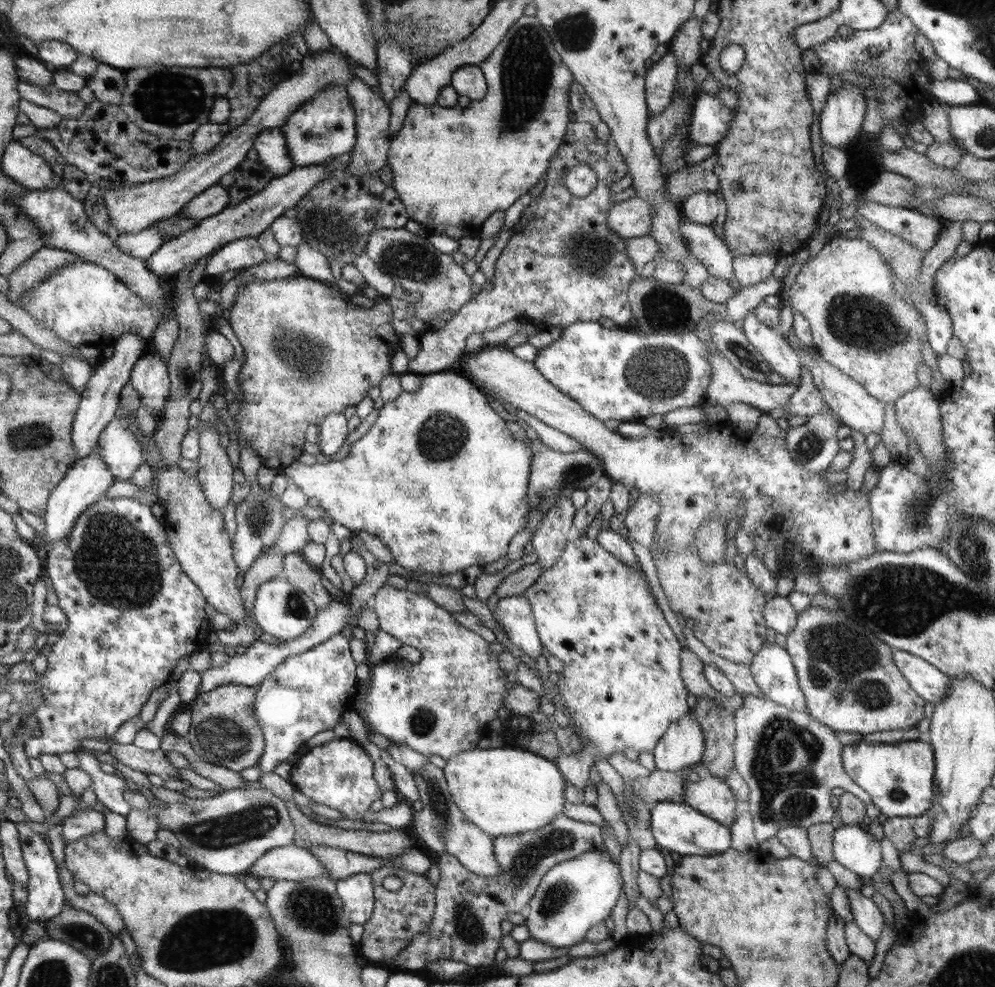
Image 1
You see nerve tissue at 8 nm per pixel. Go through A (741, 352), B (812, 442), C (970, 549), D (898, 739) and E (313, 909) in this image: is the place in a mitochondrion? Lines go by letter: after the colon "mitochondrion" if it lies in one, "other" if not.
A: mitochondrion
B: mitochondrion
C: mitochondrion
D: other
E: mitochondrion

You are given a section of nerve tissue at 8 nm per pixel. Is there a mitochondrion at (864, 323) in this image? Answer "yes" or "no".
yes

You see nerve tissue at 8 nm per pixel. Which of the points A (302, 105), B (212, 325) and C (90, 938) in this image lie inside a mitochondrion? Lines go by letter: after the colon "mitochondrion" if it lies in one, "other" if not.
A: other
B: other
C: mitochondrion

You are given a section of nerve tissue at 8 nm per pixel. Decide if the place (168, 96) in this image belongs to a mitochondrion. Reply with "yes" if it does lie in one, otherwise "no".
yes

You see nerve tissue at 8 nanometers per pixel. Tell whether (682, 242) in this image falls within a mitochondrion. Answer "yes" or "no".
no

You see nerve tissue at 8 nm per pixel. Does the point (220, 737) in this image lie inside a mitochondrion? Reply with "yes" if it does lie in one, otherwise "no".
yes

